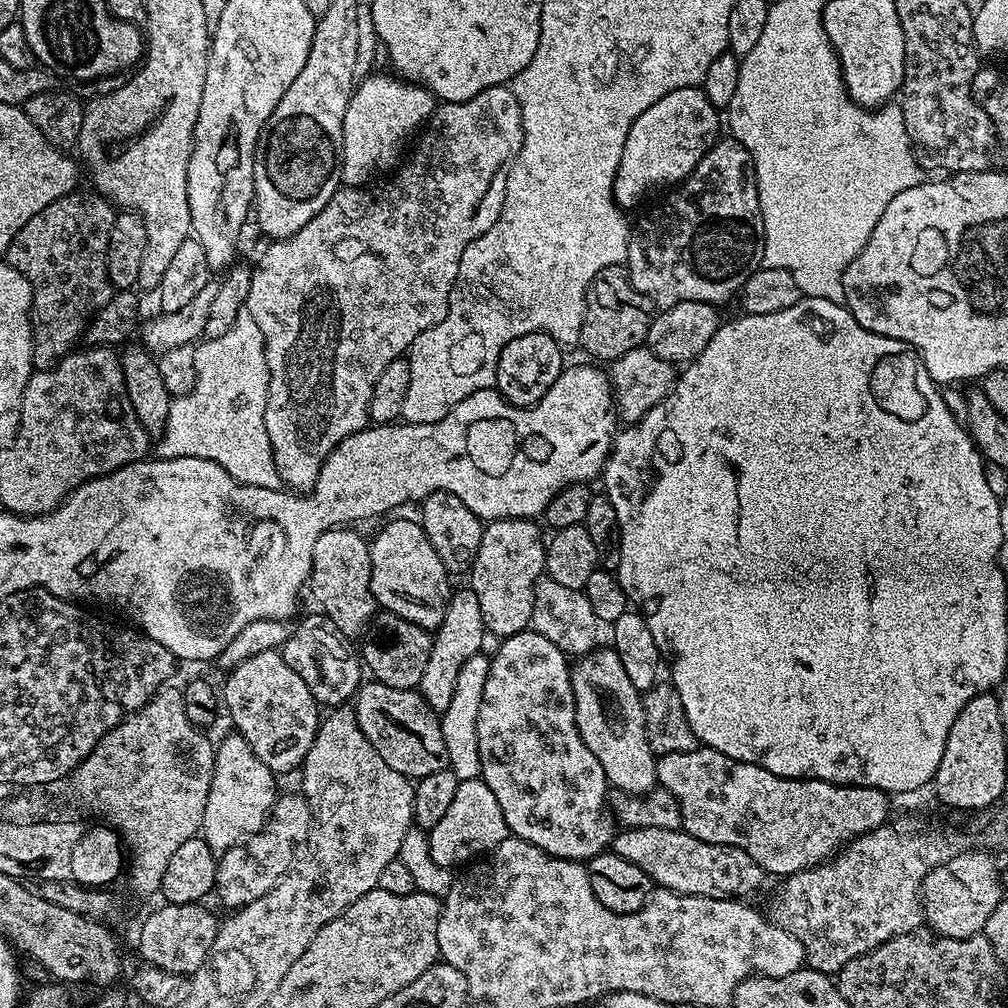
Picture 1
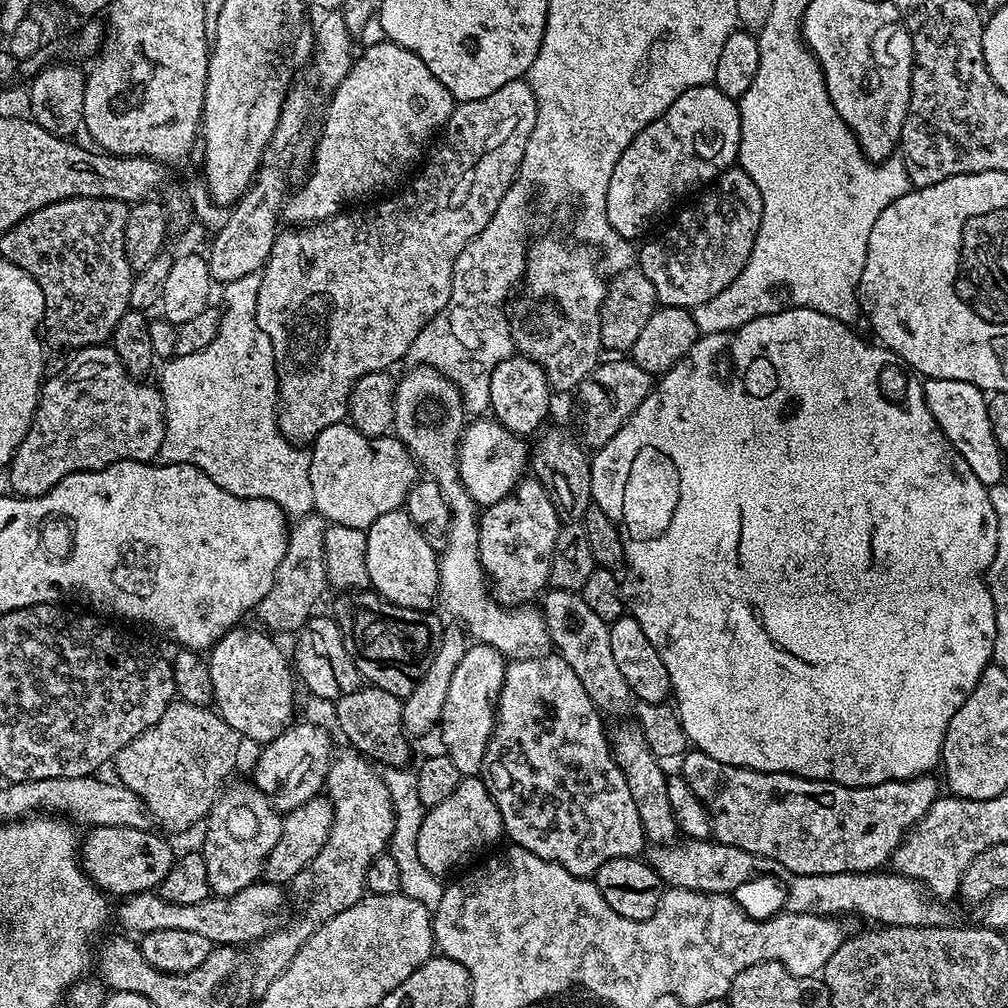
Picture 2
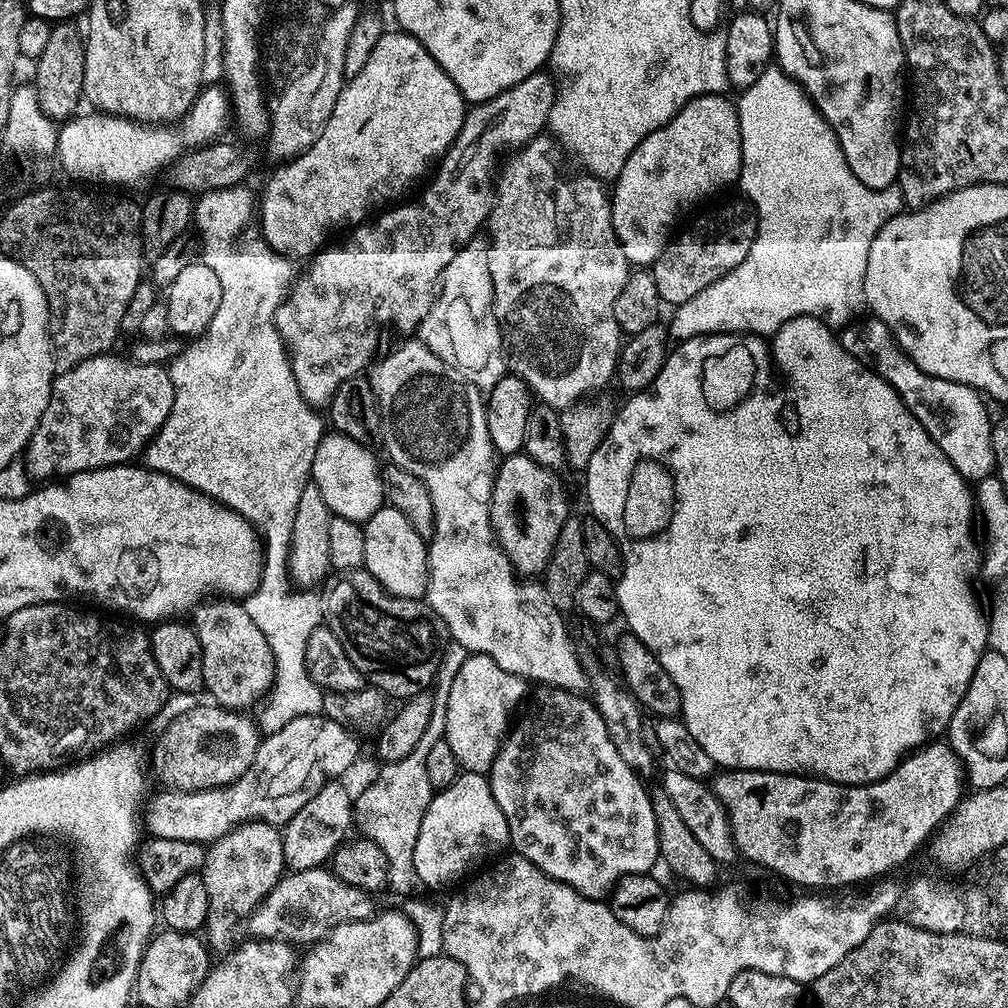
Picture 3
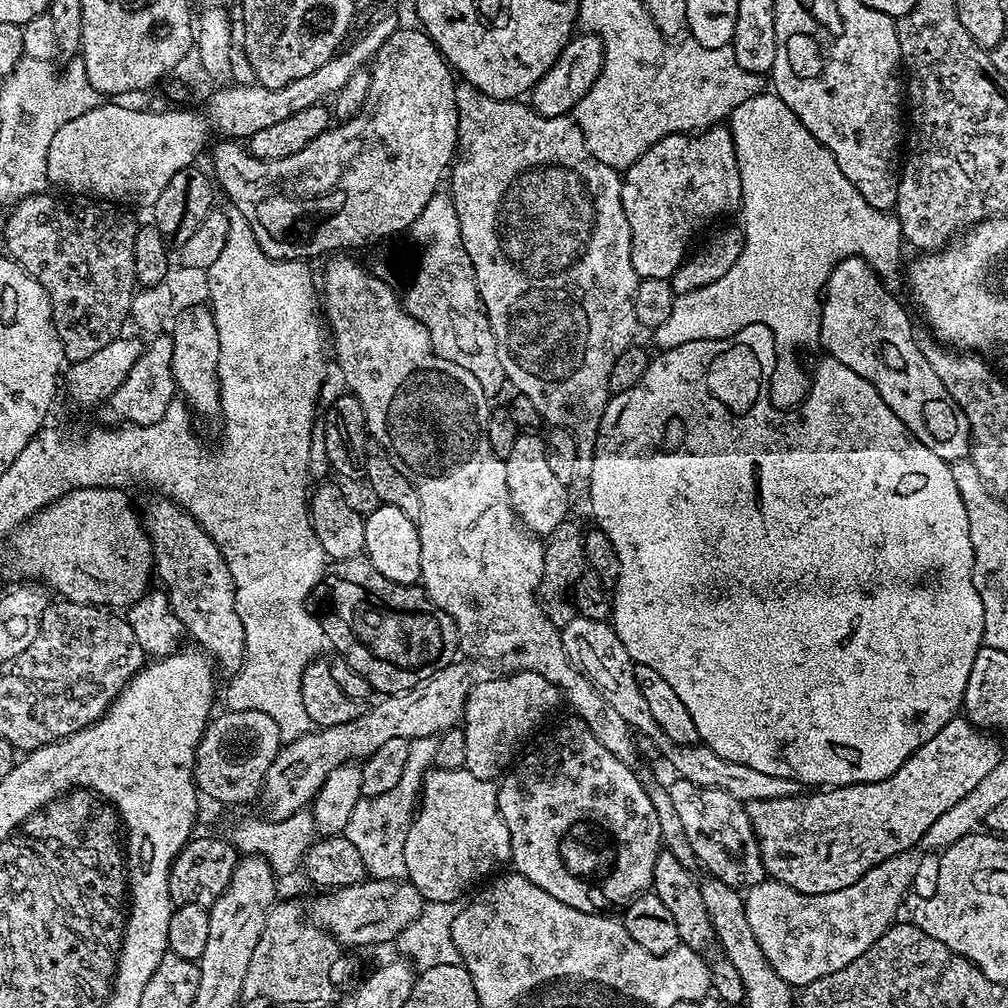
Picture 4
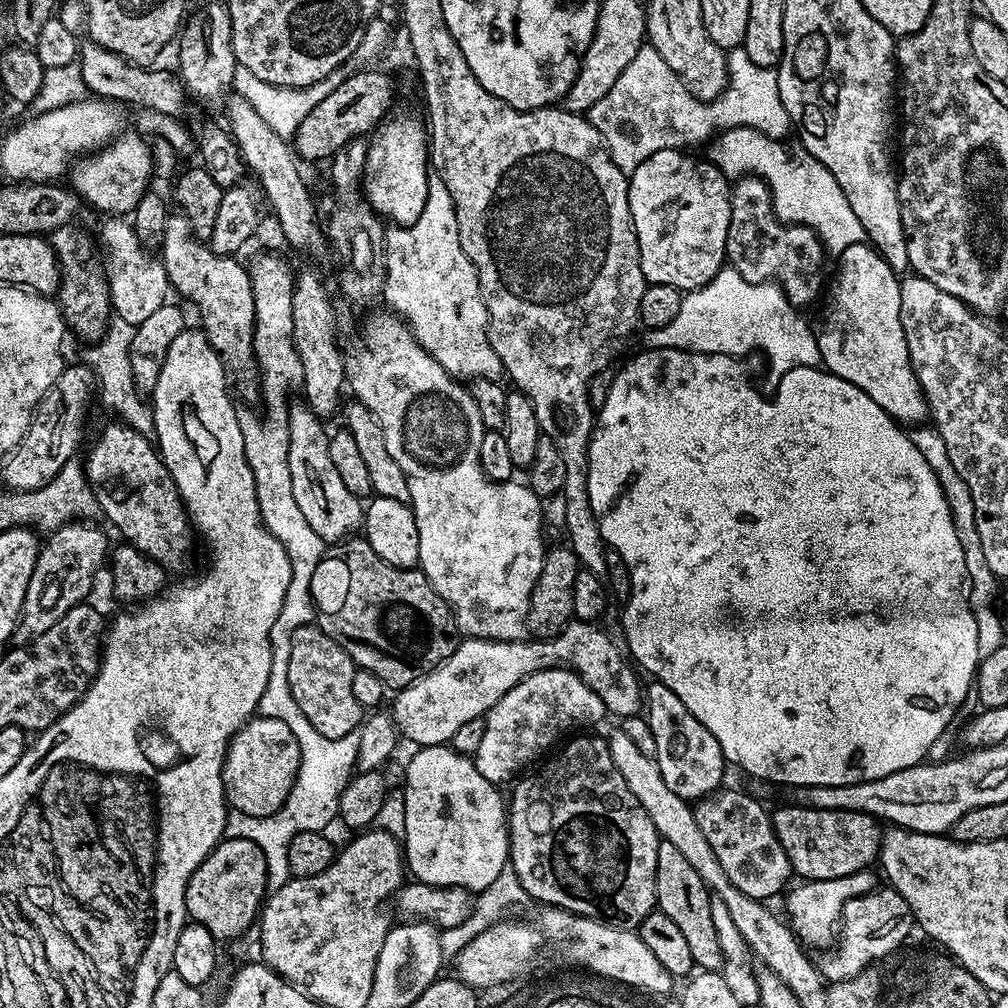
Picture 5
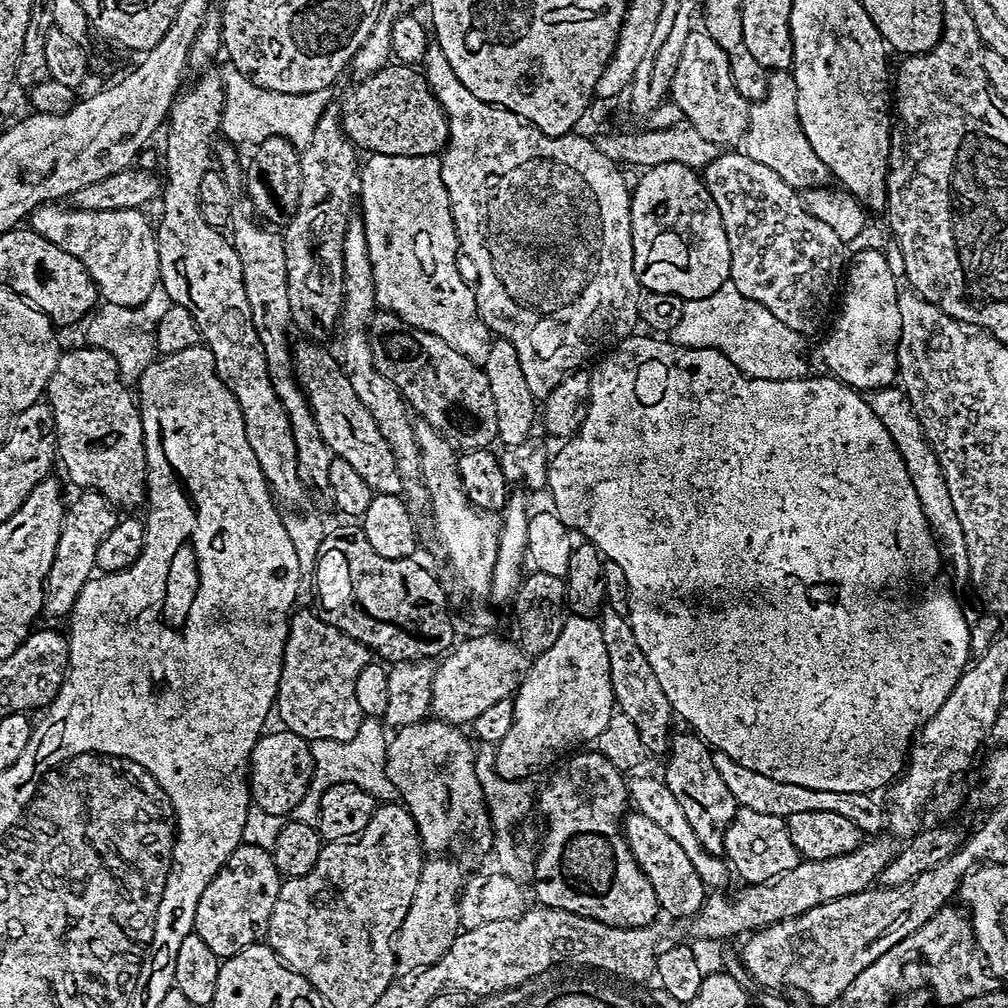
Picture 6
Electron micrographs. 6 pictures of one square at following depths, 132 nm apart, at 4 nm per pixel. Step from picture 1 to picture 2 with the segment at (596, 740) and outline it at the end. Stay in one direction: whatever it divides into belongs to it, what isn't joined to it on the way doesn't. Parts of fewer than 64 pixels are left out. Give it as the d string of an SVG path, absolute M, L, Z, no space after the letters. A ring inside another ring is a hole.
M620 722L616 729L611 729L610 743L612 756L618 762L626 782L630 786L630 794L634 794L634 802L638 806L638 818L642 822L645 841L649 845L670 844L677 839L676 819L668 797L668 776L663 772L661 761L646 746L646 738L640 725L635 722Z

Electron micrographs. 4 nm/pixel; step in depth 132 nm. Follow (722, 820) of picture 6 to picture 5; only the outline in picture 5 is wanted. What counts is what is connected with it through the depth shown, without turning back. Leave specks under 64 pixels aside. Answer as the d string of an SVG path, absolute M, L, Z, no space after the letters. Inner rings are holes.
M659 682L649 683L646 688L646 719L650 731L654 734L657 754L655 762L660 767L662 778L666 778L666 786L678 794L678 798L695 802L711 796L721 787L724 780L726 761L722 754L722 746L718 746L718 738L682 706L682 698L670 690L670 686Z

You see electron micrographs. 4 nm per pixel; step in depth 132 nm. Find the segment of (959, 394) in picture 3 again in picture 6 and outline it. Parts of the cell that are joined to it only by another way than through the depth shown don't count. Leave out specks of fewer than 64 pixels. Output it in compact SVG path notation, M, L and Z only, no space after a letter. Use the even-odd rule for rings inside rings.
M864 248L861 252L851 253L842 277L842 295L838 300L838 311L827 329L828 337L820 348L820 356L829 373L843 384L848 384L857 390L875 390L895 385L898 380L896 349L899 346L902 315L899 314L899 296L901 289L896 288L898 277L890 274L888 257L876 248Z

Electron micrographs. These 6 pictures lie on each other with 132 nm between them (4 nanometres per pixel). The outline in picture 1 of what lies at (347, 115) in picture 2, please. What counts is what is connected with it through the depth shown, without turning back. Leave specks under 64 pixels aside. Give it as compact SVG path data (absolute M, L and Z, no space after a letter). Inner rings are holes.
M371 74L353 87L342 122L339 158L339 179L345 185L364 186L375 181L379 172L391 173L405 151L404 143L423 129L438 107L436 97L428 89L391 75Z

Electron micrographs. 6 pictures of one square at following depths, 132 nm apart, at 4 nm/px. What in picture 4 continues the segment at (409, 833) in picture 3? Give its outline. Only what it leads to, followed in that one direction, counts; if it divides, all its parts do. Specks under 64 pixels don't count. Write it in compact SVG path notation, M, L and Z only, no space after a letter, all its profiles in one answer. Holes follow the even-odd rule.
M427 736L409 741L409 757L402 770L401 781L385 794L361 797L350 814L342 835L358 849L365 871L371 879L403 880L406 870L406 835L418 808L419 794L423 791L424 776L436 763L439 736Z

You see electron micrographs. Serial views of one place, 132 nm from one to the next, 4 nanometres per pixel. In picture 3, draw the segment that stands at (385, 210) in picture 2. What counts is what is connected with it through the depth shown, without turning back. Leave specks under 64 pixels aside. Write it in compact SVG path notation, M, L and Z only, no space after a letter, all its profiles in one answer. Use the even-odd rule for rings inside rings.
M541 70L530 74L530 78L510 86L493 100L485 100L483 104L469 107L465 111L460 133L439 161L435 169L436 177L434 172L427 181L428 189L421 194L420 204L401 203L377 215L371 222L351 229L349 236L352 237L345 244L340 244L337 248L325 247L311 257L307 265L308 273L293 283L289 296L276 312L276 329L284 339L284 347L288 349L288 358L292 362L298 390L309 404L327 405L338 386L342 386L342 382L352 376L361 375L373 363L377 352L376 328L372 325L372 319L379 308L398 331L412 334L419 329L432 301L438 295L438 285L446 266L450 266L456 253L471 241L468 239L479 228L481 231L485 227L494 199L490 177L493 175L492 162L496 158L496 152L502 151L503 148L519 149L548 128L550 110L556 102L558 88L556 89L555 82L546 73L547 71Z

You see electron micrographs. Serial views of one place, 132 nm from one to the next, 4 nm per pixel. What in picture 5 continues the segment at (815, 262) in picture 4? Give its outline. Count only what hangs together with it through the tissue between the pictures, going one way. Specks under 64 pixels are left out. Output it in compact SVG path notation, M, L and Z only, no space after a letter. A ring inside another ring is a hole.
M728 128L711 141L710 159L729 178L756 176L765 180L772 192L777 218L786 224L813 228L829 253L839 254L846 246L865 243L862 222L858 222L854 210L850 210L850 202L846 202L846 194L842 194L842 186L838 186L834 174L804 147L784 143L788 142L753 128ZM731 266L720 269L709 284L695 288L693 292L682 295L682 306L678 306L678 314L670 326L647 329L643 334L645 349L649 348L680 348L684 352L717 352L723 356L744 358L747 352L761 352L768 359L769 385L779 384L780 377L795 368L815 368L820 364L820 351L816 341L816 332L808 325L803 311L792 307L784 297L784 289L775 282L751 284L738 274Z

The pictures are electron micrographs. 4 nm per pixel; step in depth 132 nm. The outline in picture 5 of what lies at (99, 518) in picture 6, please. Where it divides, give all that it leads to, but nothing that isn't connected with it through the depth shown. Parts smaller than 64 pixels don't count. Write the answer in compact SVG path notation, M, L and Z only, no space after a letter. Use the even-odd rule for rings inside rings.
M92 522L63 524L41 543L38 562L34 566L34 574L30 574L26 598L22 602L20 619L16 625L15 635L21 636L21 641L36 640L46 634L46 630L50 630L50 626L54 626L54 622L66 614L66 610L89 599L96 571L103 564L105 567L110 543L102 529L88 523Z

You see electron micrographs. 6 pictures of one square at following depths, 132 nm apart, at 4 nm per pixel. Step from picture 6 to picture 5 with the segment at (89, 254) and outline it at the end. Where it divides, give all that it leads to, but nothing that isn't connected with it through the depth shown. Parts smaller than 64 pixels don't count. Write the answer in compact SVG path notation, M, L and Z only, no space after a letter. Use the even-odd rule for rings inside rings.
M108 218L100 228L100 240L108 252L116 252L120 260L110 264L108 272L108 293L112 299L113 313L119 319L133 326L146 322L158 306L162 306L169 299L170 285L168 275L164 269L163 259L154 257L149 249L138 240L138 235L132 228L131 223L124 218Z

